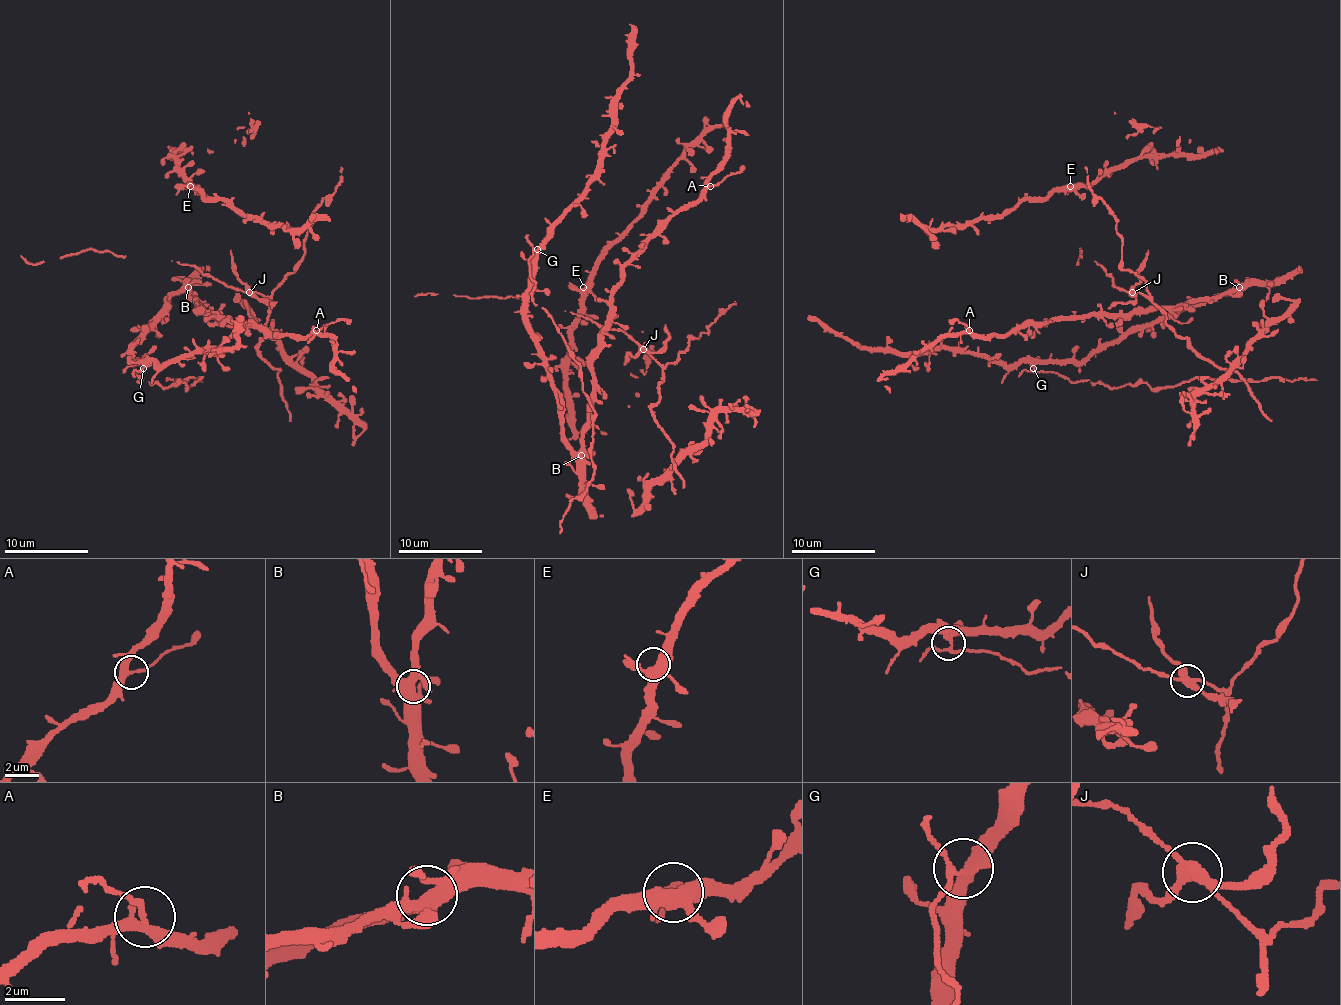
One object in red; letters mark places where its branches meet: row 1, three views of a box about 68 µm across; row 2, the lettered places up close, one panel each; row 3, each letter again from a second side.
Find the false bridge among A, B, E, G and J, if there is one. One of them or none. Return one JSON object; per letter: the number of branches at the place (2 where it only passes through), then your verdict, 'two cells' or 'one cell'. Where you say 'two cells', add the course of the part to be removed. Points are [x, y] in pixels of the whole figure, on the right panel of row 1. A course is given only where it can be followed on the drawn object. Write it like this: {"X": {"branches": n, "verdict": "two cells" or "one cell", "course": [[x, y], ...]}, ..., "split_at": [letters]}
{"A": {"branches": 3, "verdict": "one cell"}, "B": {"branches": 4, "verdict": "one cell"}, "E": {"branches": 4, "verdict": "one cell"}, "G": {"branches": 4, "verdict": "one cell"}, "J": {"branches": 4, "verdict": "two cells", "course": [[1132, 292], [1140, 281], [1138, 271], [1148, 250]]}, "split_at": ["J"]}

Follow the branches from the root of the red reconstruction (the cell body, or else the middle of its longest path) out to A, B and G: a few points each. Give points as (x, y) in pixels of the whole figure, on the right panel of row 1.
A: (1220, 296), (1176, 306), (1024, 321), (1007, 334), (976, 336), (969, 330)
B: (1220, 296), (1233, 294), (1239, 287)
G: (1220, 296), (1184, 302), (1148, 323), (1134, 325), (1115, 340), (1100, 344), (1081, 361), (1039, 361), (1033, 368)

